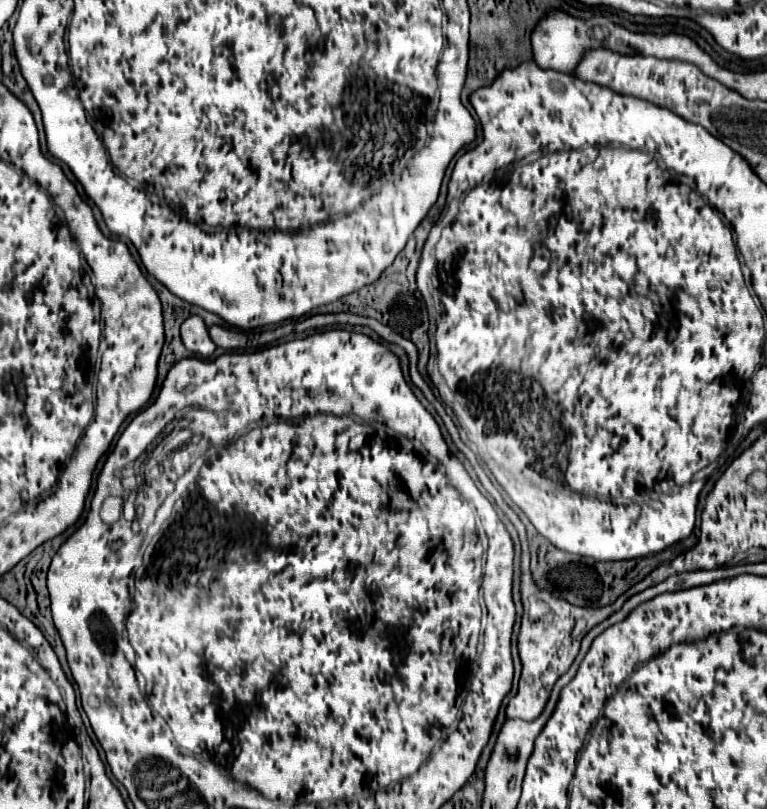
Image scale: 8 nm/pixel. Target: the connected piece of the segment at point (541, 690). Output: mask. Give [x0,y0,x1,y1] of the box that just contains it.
[505,565,601,719]

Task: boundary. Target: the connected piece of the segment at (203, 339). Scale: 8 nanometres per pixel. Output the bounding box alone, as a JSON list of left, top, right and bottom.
[181,315,215,357]

